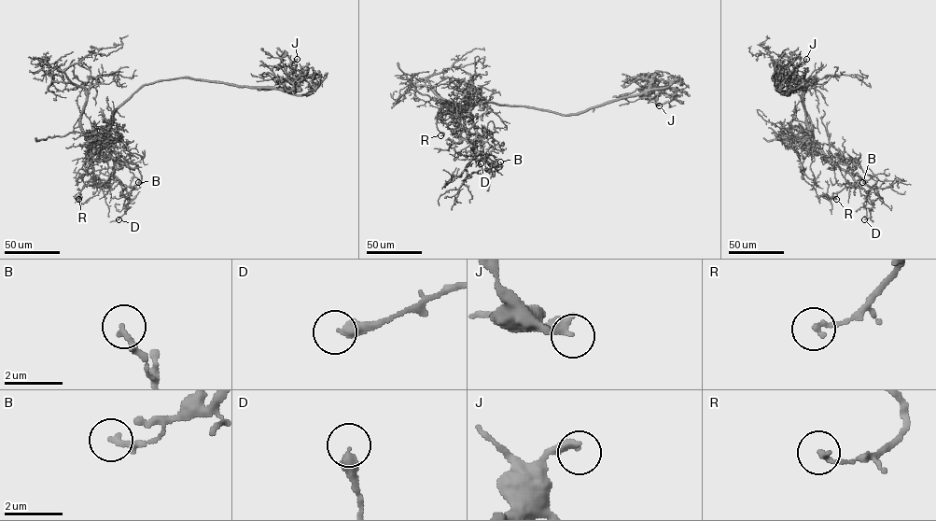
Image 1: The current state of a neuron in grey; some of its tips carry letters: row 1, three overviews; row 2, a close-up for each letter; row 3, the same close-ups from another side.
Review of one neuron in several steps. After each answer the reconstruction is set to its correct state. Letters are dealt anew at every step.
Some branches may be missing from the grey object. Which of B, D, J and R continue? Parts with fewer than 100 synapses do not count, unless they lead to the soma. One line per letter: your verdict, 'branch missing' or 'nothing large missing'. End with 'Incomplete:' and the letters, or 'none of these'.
B: nothing large missing
D: nothing large missing
J: nothing large missing
R: nothing large missing
Incomplete: none of these

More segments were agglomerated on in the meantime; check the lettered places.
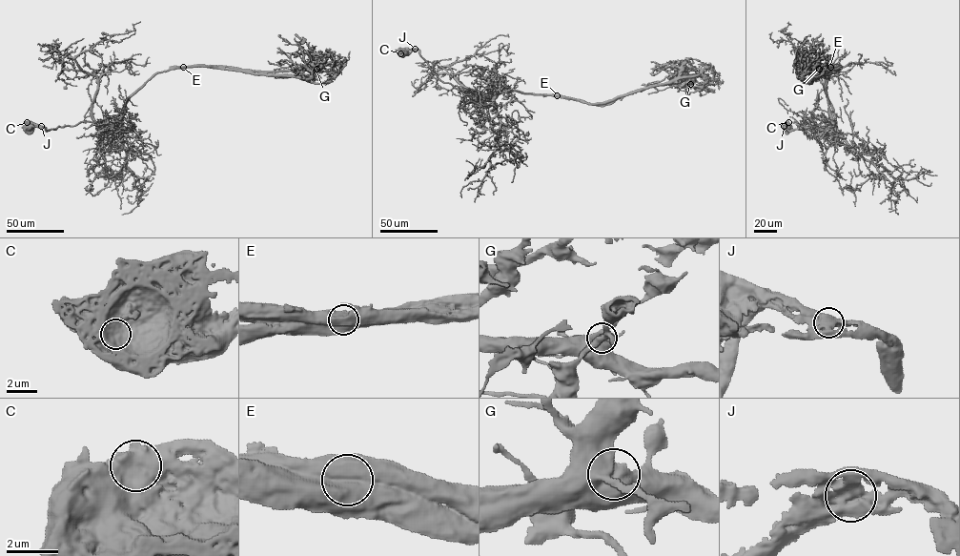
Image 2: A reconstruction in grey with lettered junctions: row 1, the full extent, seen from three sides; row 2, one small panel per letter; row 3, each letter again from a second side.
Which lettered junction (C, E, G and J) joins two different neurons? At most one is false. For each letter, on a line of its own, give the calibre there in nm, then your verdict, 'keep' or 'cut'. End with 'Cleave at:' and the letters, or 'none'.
C: 1200 nm | keep
E: 1200 nm | cut
G: 600 nm | keep
J: 700 nm | keep
Cleave at: E

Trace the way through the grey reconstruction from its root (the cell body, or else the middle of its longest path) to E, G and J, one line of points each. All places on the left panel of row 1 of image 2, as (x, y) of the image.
E: (30, 127), (39, 125), (50, 130), (83, 121), (117, 127), (126, 101), (149, 80), (157, 72), (183, 67)
G: (30, 127), (39, 125), (50, 130), (83, 121), (117, 127), (126, 101), (156, 74), (171, 70), (316, 69)
J: (30, 127), (41, 126)

